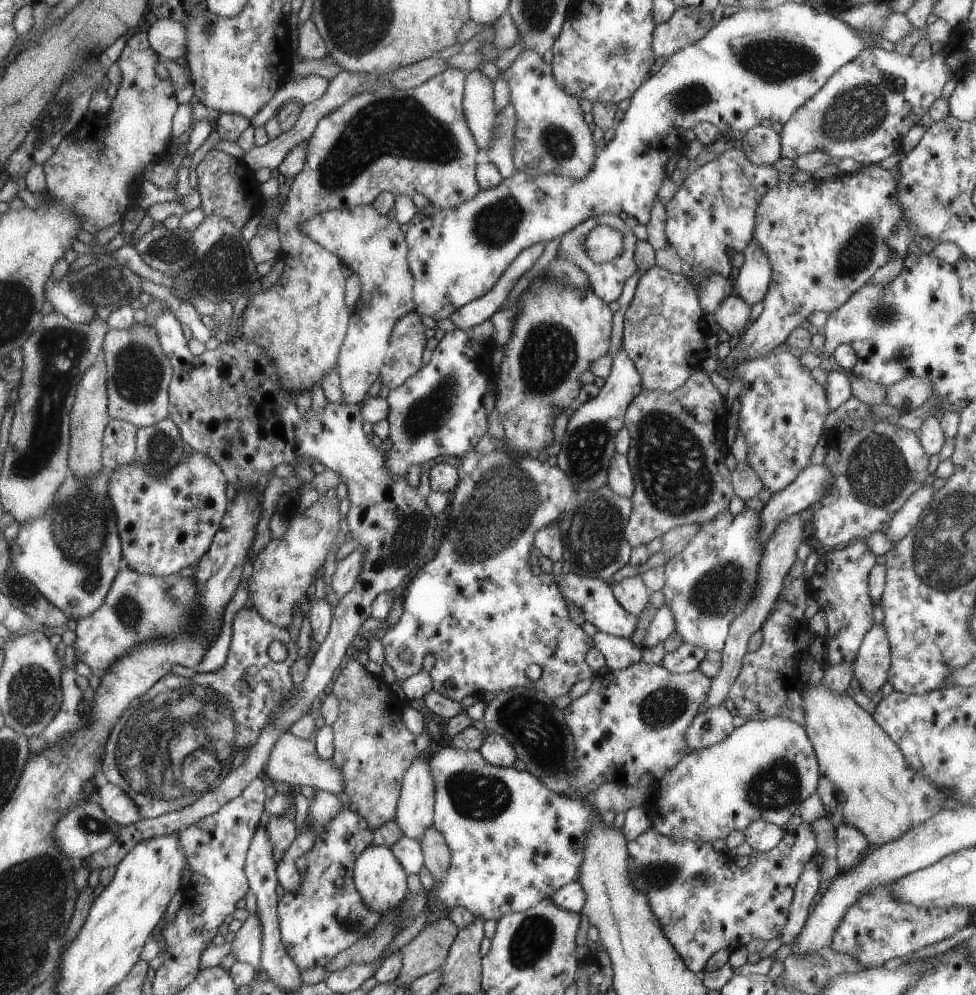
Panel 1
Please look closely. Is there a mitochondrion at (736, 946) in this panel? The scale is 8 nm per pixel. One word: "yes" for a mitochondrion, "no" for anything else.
no

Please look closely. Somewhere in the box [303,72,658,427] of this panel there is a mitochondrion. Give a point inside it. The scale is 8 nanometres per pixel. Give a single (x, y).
(400, 126)

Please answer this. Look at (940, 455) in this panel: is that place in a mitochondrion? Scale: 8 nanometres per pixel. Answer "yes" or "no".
no

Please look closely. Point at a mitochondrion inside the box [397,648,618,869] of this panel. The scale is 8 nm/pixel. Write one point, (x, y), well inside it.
(530, 723)

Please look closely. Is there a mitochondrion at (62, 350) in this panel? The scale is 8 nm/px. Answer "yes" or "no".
yes

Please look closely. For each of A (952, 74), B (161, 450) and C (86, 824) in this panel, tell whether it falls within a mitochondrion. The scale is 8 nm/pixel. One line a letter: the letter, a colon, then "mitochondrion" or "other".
A: other
B: mitochondrion
C: mitochondrion

